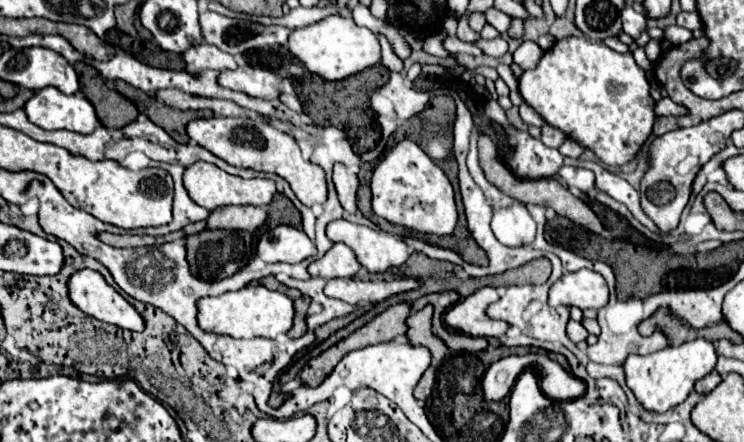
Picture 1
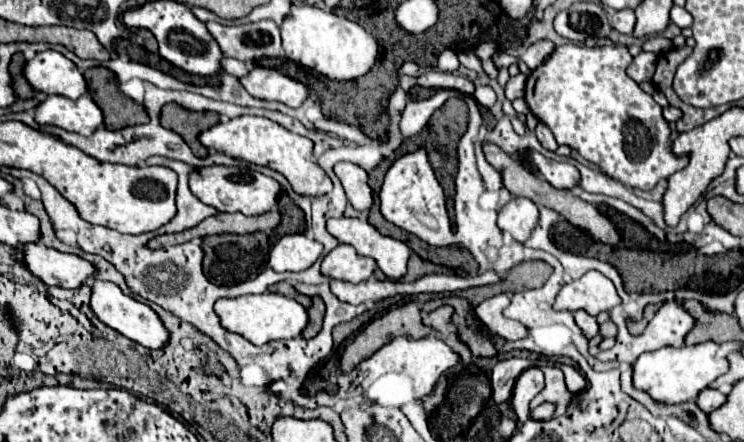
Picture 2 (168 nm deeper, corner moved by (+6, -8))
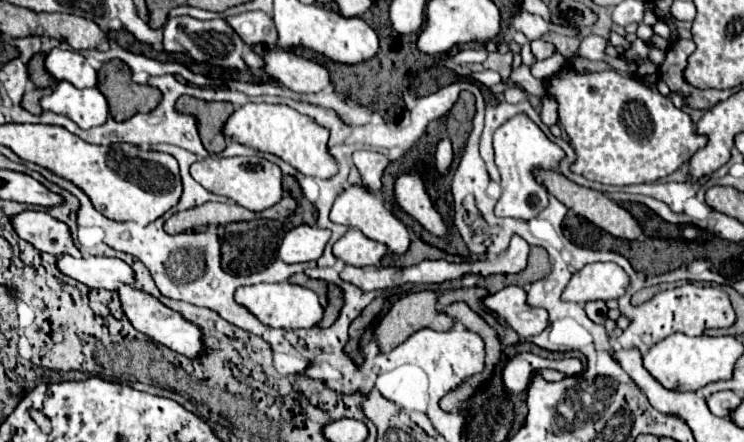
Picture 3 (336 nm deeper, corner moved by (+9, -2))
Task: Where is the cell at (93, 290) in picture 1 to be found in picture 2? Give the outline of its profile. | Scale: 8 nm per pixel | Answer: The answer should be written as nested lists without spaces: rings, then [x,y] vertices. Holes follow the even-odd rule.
[[[94,280],[94,286],[92,286],[92,298],[90,298],[90,306],[94,310],[94,314],[106,324],[110,326],[112,330],[124,334],[126,338],[146,346],[146,348],[152,348],[152,350],[158,350],[158,348],[164,348],[168,342],[170,342],[170,332],[166,330],[166,326],[162,324],[160,316],[144,302],[136,300],[134,296],[128,296],[124,294],[114,282],[104,282],[104,280]]]

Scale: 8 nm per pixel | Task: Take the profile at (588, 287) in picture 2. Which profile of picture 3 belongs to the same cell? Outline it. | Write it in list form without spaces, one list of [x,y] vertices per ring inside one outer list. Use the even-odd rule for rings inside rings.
[[[593,262],[575,272],[563,290],[561,298],[567,302],[611,300],[621,298],[629,286],[627,274],[613,262]]]

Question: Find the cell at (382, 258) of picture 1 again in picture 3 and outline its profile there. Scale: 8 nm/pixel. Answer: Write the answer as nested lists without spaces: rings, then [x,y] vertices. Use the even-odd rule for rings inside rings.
[[[351,186],[351,188],[343,190],[343,194],[337,196],[337,200],[335,200],[333,208],[331,208],[329,218],[335,224],[343,224],[343,226],[361,230],[369,240],[375,240],[375,242],[387,246],[387,250],[393,252],[393,254],[397,254],[397,256],[405,254],[407,248],[409,248],[409,244],[411,244],[411,236],[409,236],[407,226],[401,220],[397,220],[391,214],[391,210],[385,208],[385,204],[383,204],[381,198],[371,196],[371,192],[367,188],[353,188]]]

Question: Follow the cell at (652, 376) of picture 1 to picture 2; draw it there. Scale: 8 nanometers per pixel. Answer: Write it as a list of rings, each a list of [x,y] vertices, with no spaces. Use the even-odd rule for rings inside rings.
[[[702,342],[696,346],[666,346],[654,352],[642,354],[634,364],[634,386],[646,390],[656,402],[662,404],[682,404],[696,400],[702,390],[706,390],[718,376],[728,372],[728,360],[720,356],[720,346],[716,342]]]

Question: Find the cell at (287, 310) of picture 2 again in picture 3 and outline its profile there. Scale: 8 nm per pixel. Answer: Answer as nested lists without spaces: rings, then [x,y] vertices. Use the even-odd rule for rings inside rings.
[[[289,282],[255,284],[255,286],[237,288],[235,290],[235,302],[239,306],[245,306],[259,322],[263,322],[269,328],[283,328],[283,330],[313,328],[323,318],[323,308],[317,300],[317,294],[303,288],[303,286],[289,284]]]

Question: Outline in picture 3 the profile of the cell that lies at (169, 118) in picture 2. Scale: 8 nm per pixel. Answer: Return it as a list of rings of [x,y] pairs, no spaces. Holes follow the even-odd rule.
[[[181,96],[175,104],[175,110],[195,116],[201,142],[209,154],[219,154],[225,148],[225,136],[221,134],[221,126],[233,114],[233,104],[205,102],[191,96]]]

